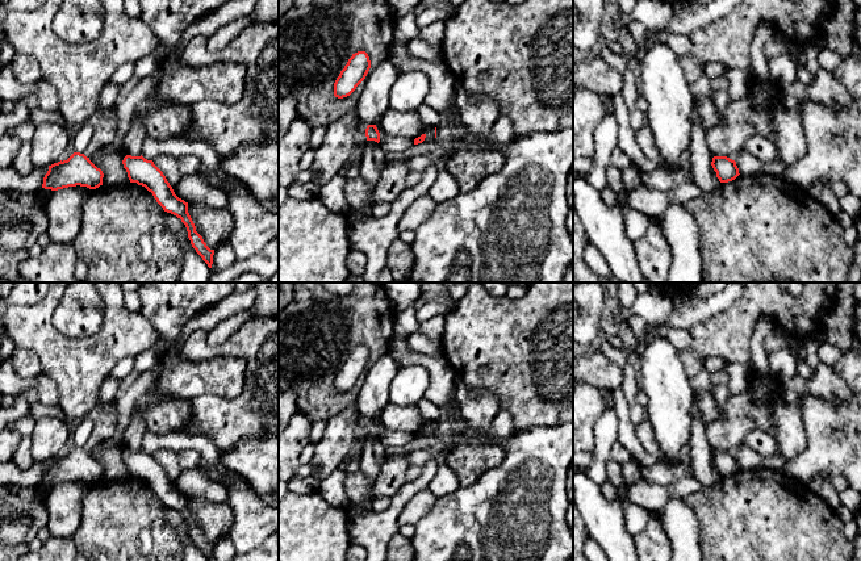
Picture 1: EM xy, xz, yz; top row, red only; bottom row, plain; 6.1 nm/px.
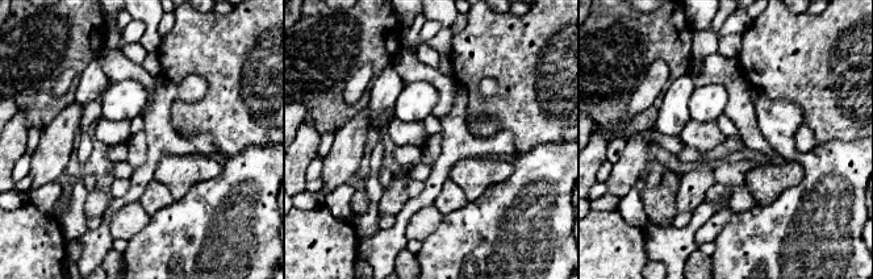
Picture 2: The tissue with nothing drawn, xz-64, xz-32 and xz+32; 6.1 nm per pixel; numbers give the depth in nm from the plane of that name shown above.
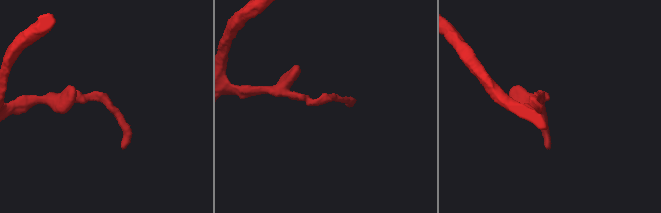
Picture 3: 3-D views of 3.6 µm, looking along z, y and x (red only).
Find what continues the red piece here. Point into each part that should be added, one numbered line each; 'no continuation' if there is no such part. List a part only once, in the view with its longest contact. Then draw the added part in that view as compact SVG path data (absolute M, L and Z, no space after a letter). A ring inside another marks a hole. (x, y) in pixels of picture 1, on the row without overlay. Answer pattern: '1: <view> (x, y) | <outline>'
no continuation

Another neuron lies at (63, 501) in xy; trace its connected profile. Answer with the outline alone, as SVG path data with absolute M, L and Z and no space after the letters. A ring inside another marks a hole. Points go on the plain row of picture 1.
M80 480L53 485L46 495L46 527L53 539L75 535L81 522L81 499L91 486L92 483Z

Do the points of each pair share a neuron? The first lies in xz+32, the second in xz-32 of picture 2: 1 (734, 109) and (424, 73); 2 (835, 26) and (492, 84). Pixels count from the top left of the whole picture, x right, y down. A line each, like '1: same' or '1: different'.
1: same
2: different

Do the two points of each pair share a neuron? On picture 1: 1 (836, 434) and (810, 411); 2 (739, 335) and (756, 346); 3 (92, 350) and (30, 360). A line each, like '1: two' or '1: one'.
1: one
2: two
3: two

